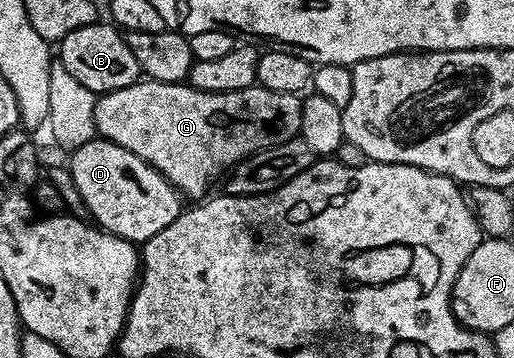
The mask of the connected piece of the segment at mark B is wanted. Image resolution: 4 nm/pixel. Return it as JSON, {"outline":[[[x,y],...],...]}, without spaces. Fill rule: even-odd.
{"outline":[[[106,21],[84,25],[84,29],[68,33],[68,37],[57,44],[56,55],[68,72],[93,93],[124,89],[139,82],[142,75],[140,65],[136,65],[136,56],[128,49],[125,34]]]}

